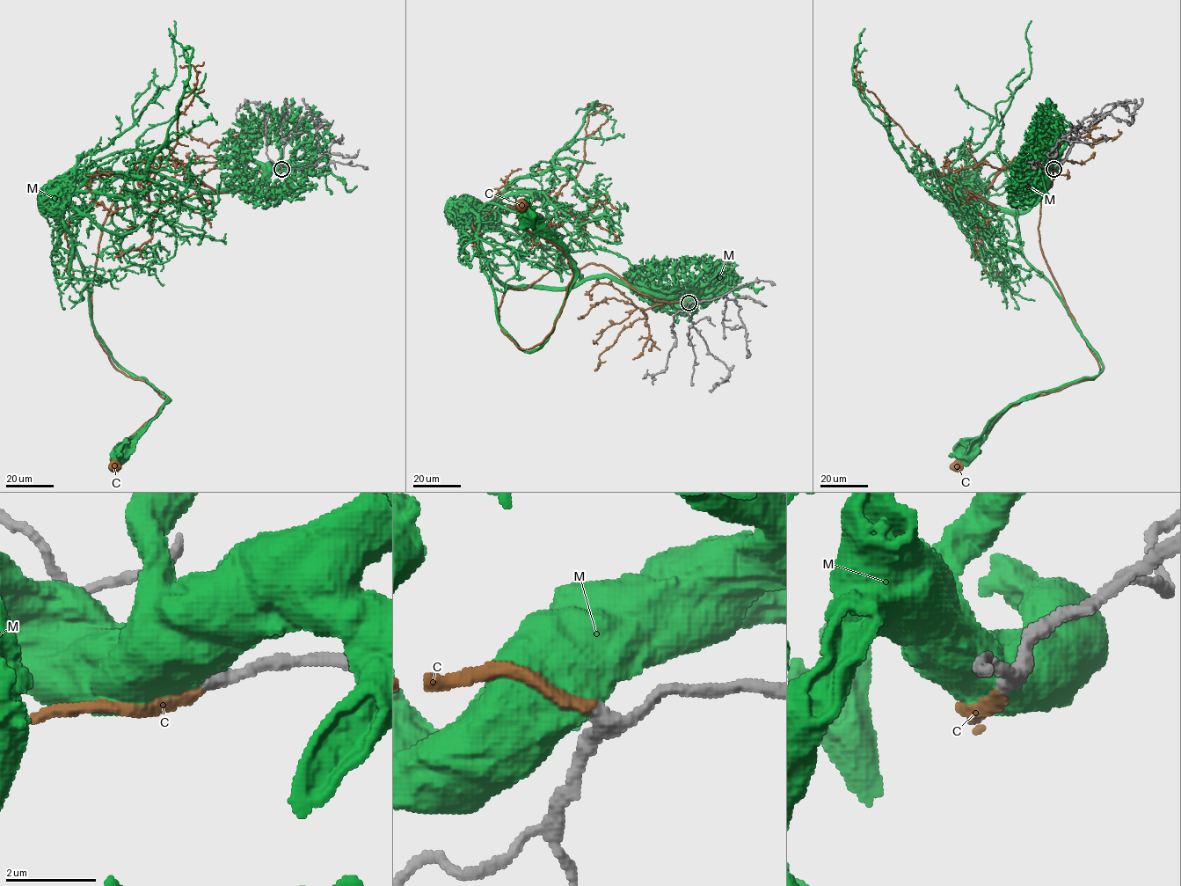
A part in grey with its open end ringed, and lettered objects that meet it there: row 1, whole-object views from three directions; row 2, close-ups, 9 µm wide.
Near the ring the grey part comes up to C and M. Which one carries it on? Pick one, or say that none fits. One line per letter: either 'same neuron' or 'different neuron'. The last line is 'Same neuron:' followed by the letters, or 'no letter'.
C: same neuron
M: different neuron
Same neuron: C

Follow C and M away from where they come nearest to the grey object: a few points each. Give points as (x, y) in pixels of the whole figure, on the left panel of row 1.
C: (281, 169), (217, 192), (151, 157), (112, 206), (91, 324), (112, 363), (166, 399), (112, 451), (114, 464)
M: (281, 169), (215, 190), (122, 173), (78, 216), (93, 330), (119, 365), (166, 396), (119, 454)

